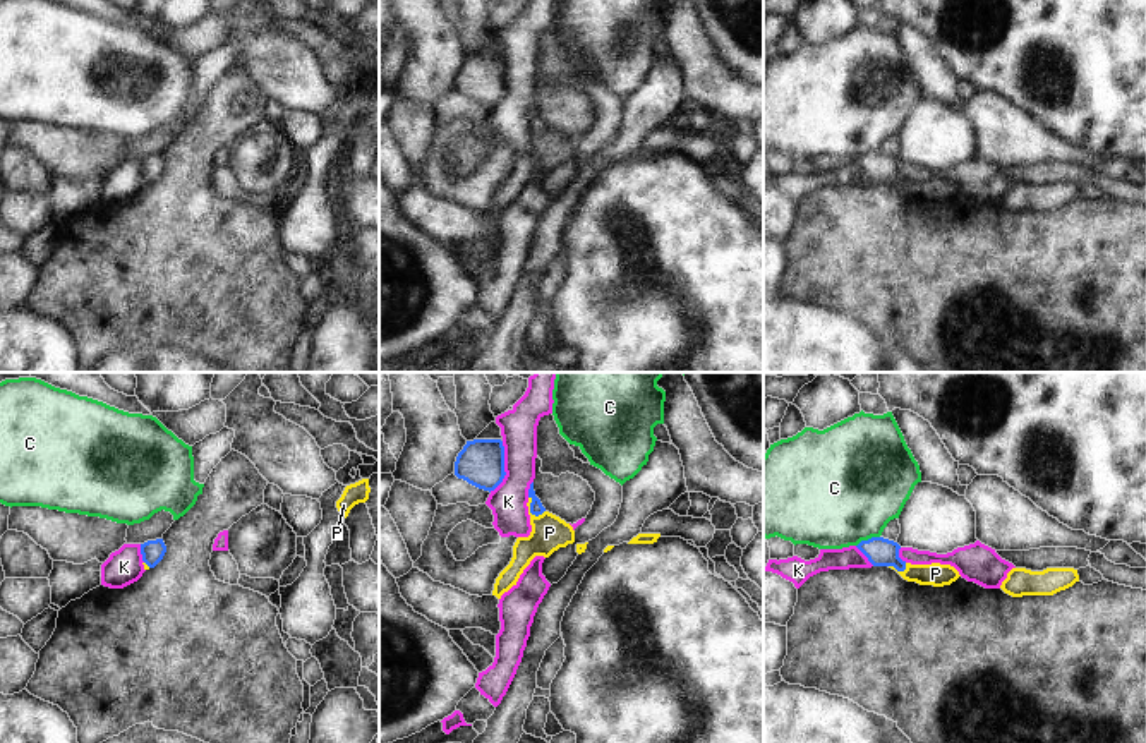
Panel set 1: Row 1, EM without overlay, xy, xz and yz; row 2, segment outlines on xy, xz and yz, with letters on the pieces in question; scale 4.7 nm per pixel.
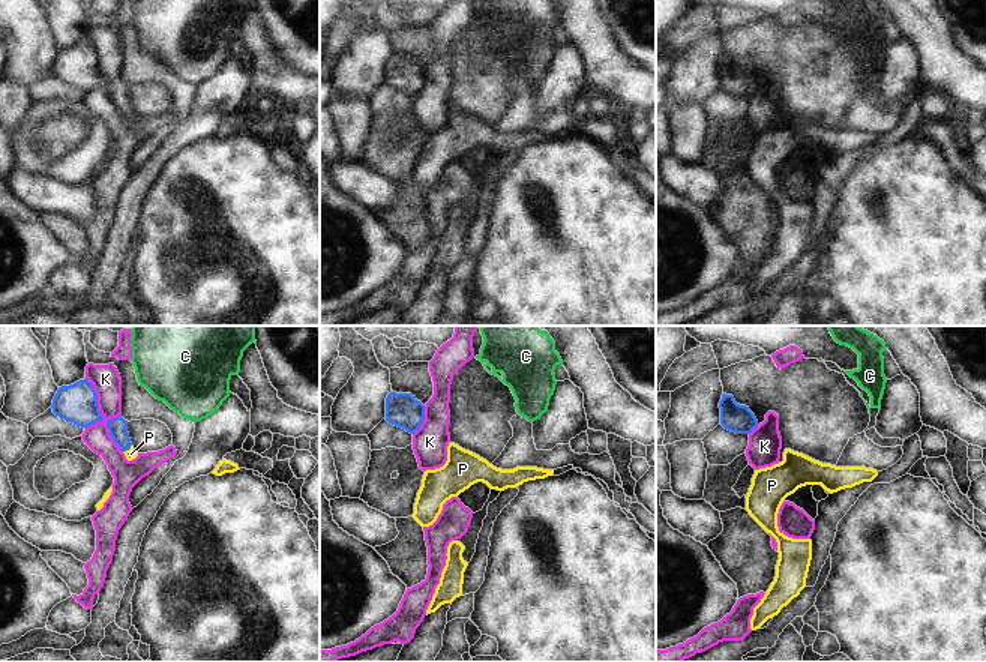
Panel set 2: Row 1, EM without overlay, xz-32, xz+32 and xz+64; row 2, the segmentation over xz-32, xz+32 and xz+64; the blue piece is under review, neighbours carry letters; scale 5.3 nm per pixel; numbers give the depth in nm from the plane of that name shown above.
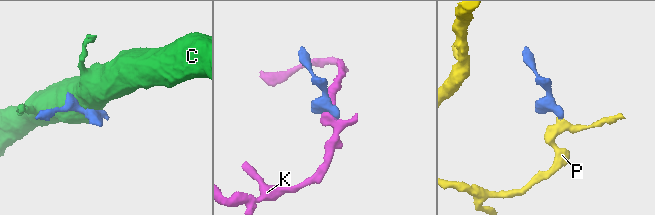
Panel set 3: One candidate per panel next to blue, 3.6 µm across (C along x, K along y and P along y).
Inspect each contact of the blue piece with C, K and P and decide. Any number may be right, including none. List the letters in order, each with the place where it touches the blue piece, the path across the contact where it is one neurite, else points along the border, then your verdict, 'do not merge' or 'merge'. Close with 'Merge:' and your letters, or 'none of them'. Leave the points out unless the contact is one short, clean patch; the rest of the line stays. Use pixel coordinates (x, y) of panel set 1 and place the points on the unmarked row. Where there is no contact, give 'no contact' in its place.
C: yz (868, 155) | along yz (879, 151), (863, 155), (856, 162) | do not merge
K: xz (503, 83) | along xz (503, 57), (505, 93), (489, 107) | do not merge
P: xz (530, 126) | across xz (536, 122), (530, 126), (549, 148) | merge
Merge: P

